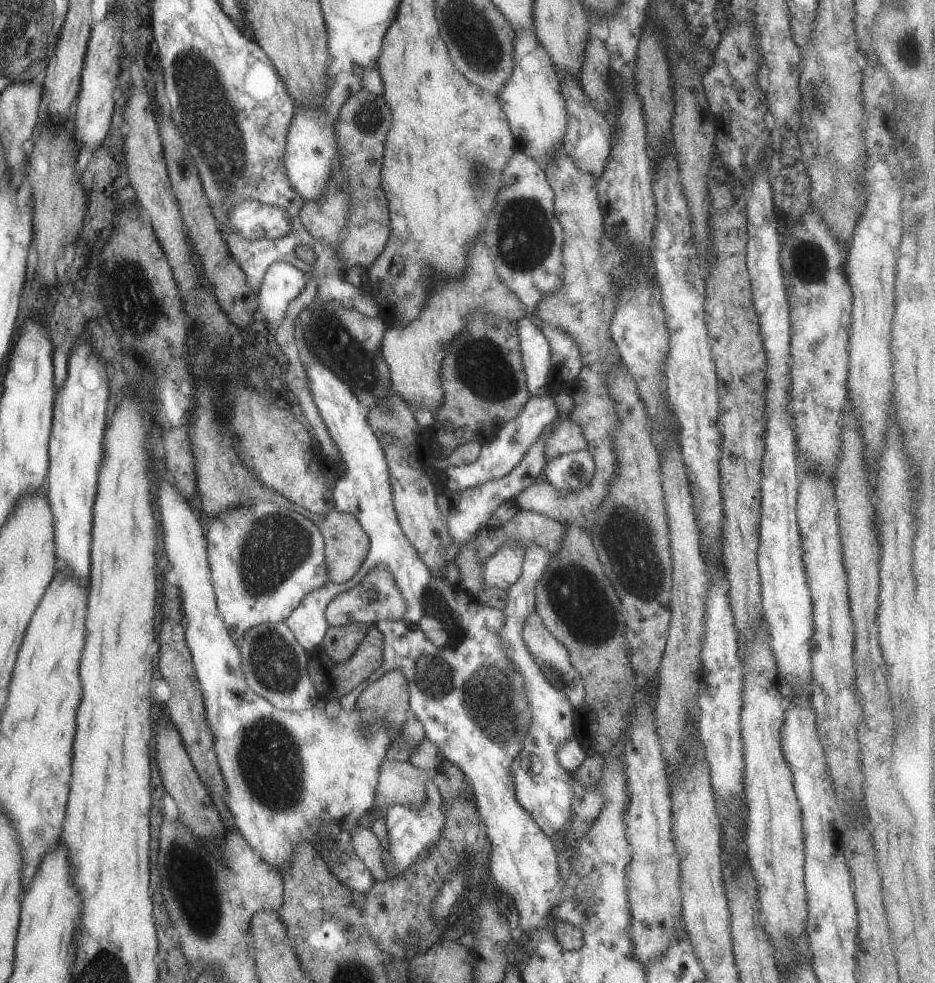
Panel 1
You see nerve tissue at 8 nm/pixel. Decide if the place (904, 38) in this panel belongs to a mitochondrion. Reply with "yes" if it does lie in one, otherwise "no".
yes

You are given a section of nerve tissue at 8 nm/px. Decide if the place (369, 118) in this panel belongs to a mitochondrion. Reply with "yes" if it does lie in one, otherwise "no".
yes

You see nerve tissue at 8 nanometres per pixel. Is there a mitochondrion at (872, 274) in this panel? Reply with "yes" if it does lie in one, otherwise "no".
no

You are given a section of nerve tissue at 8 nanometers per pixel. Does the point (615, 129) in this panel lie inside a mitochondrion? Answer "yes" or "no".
no

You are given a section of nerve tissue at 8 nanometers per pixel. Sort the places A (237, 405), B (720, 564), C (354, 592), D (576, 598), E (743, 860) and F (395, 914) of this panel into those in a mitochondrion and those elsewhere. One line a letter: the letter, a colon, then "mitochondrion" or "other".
A: mitochondrion
B: other
C: other
D: mitochondrion
E: other
F: other

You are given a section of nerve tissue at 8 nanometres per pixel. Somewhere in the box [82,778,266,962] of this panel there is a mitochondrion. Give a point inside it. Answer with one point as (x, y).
(204, 911)

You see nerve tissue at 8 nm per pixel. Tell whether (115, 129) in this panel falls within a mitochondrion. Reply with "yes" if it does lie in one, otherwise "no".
no

